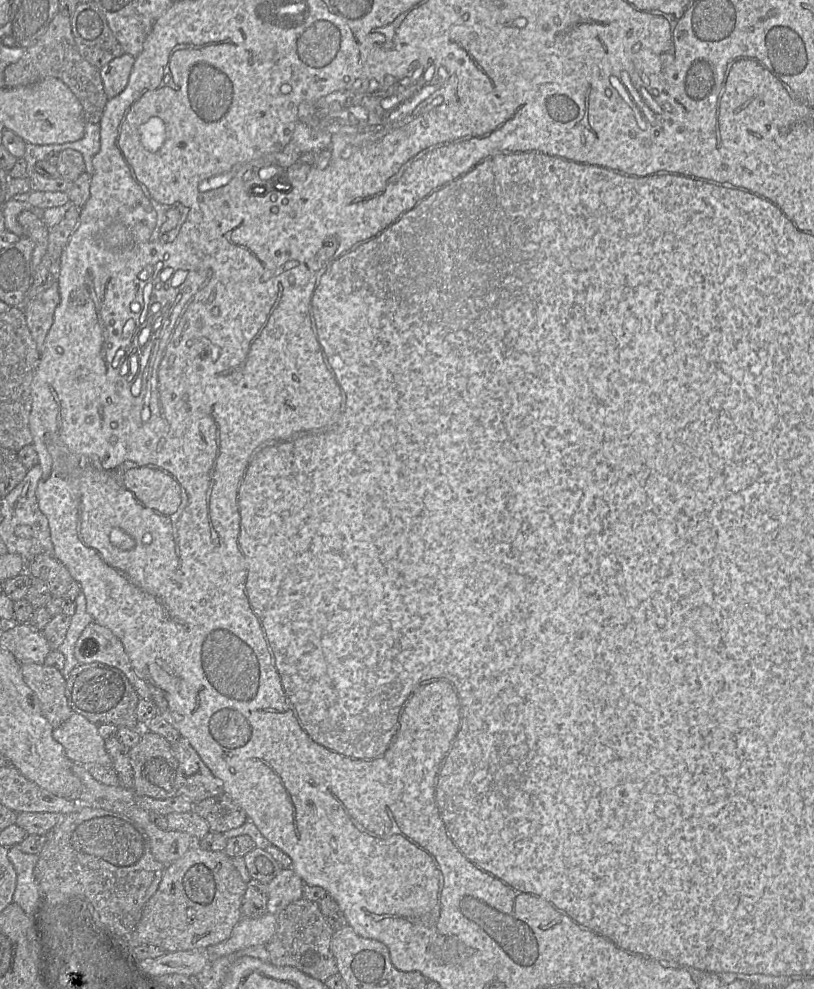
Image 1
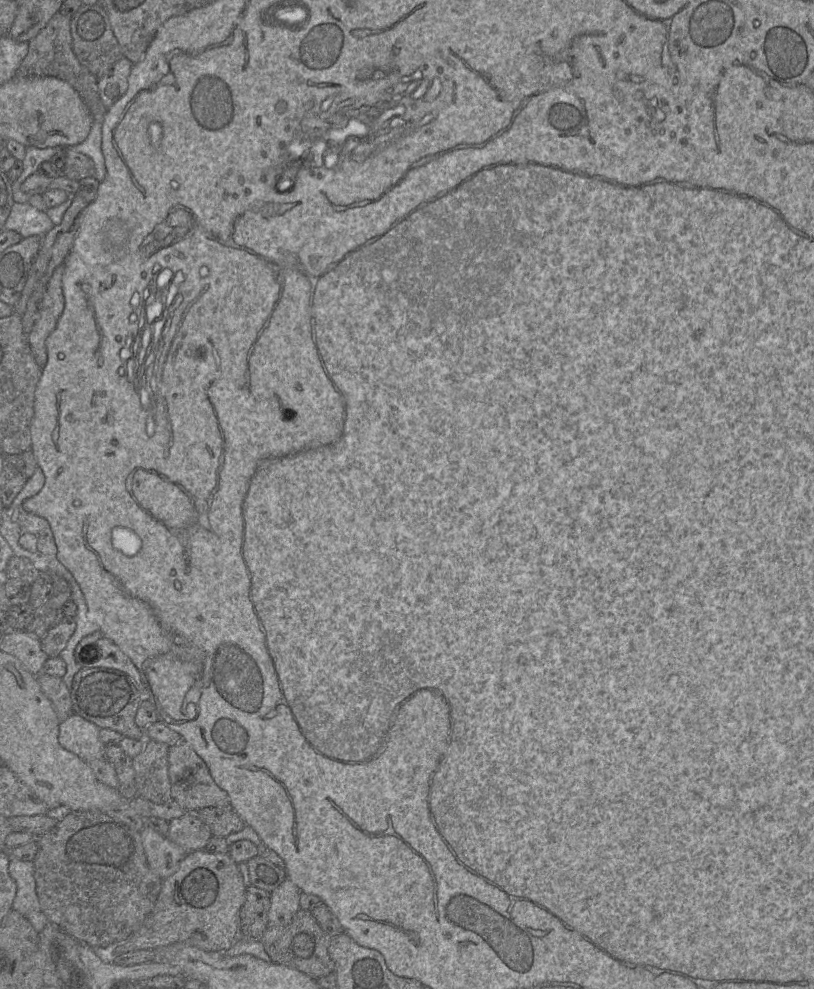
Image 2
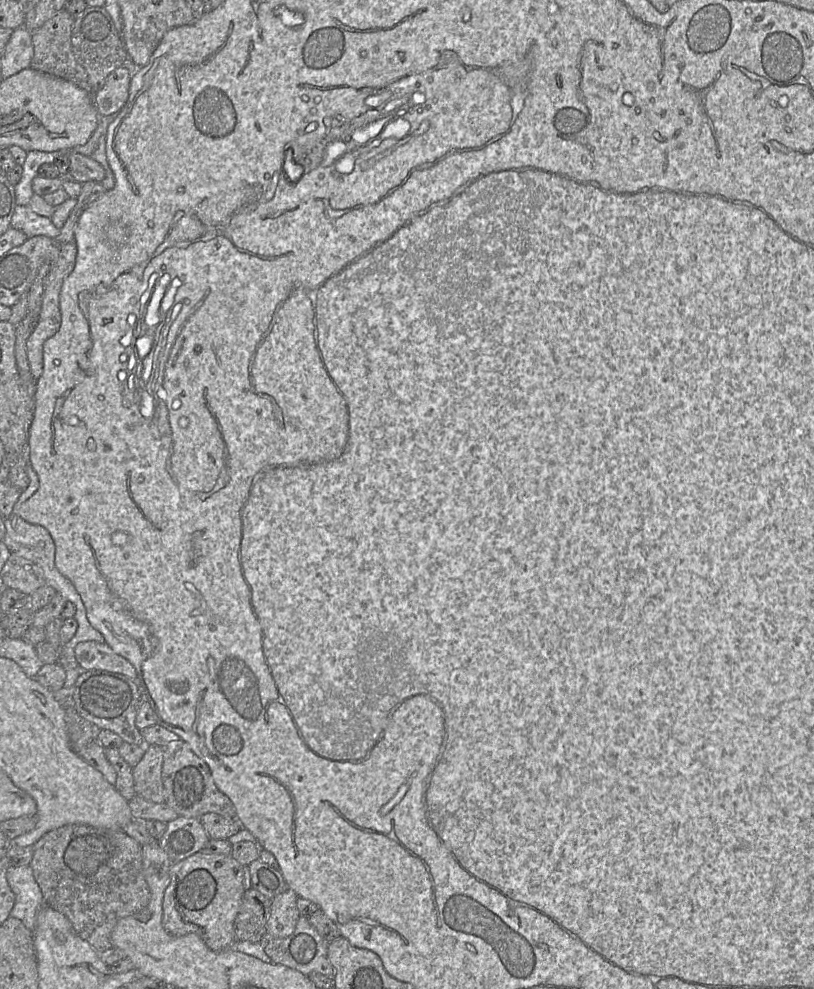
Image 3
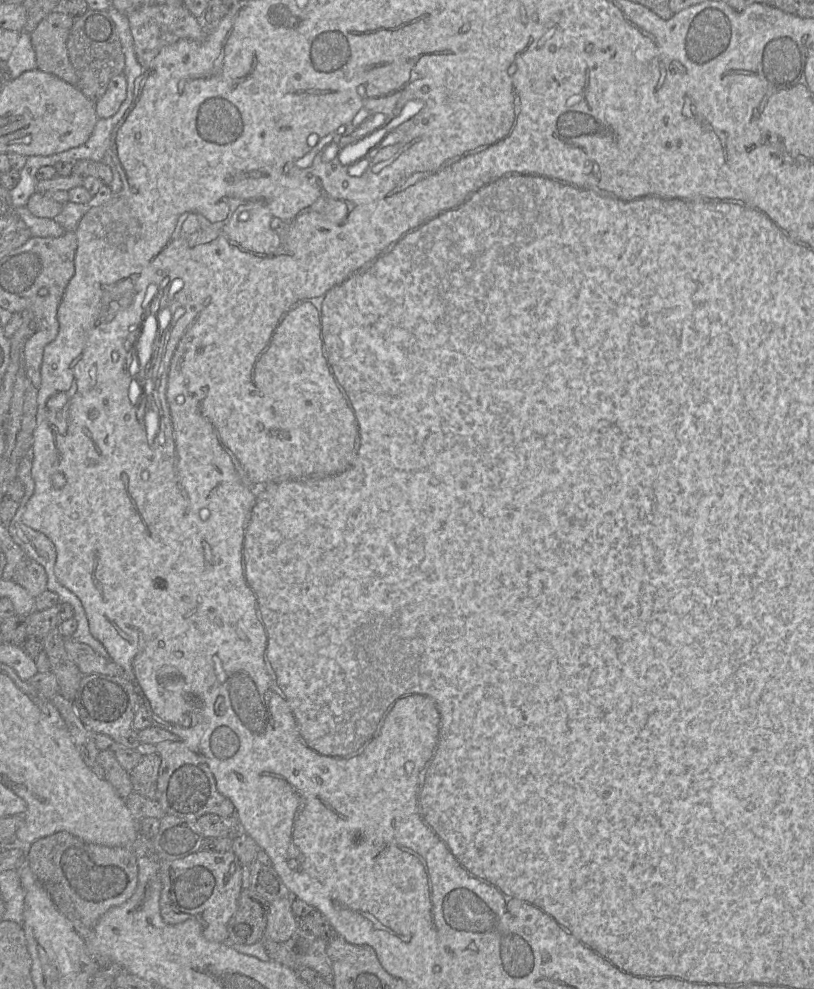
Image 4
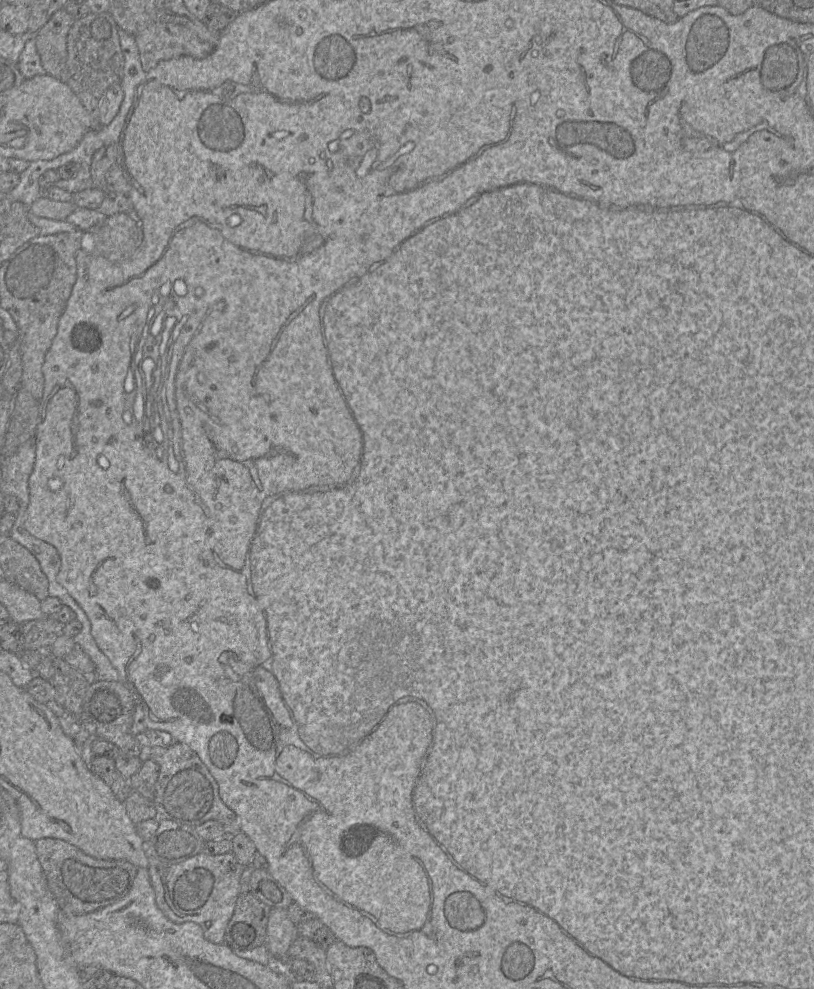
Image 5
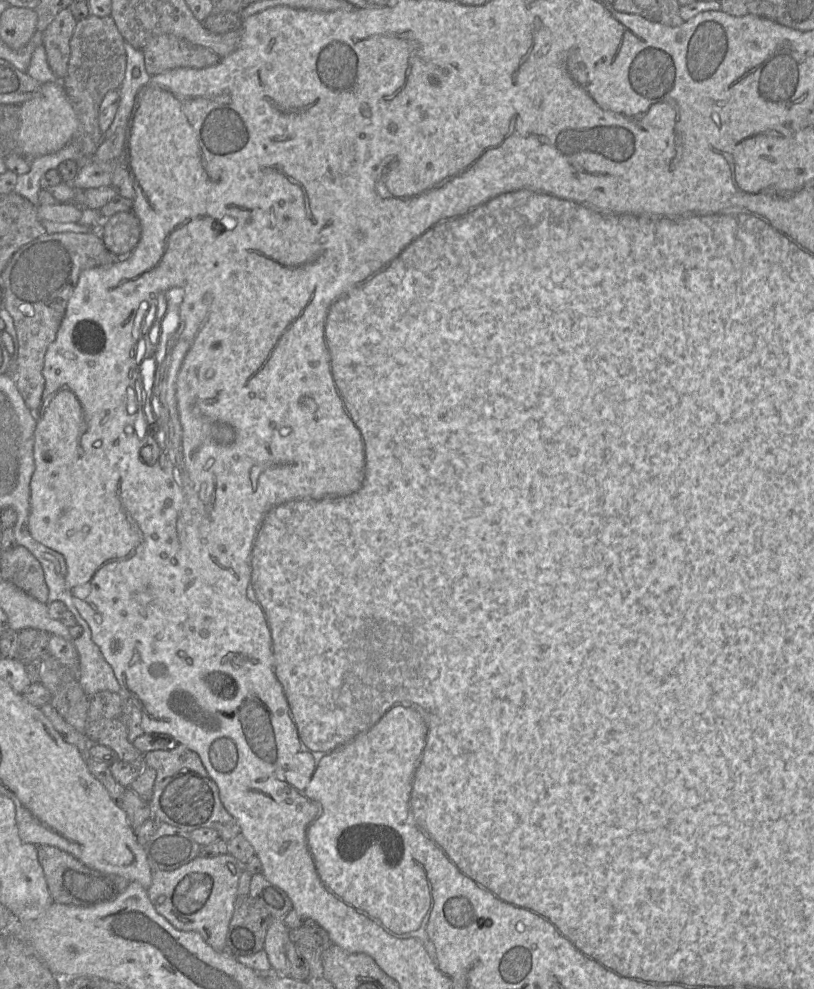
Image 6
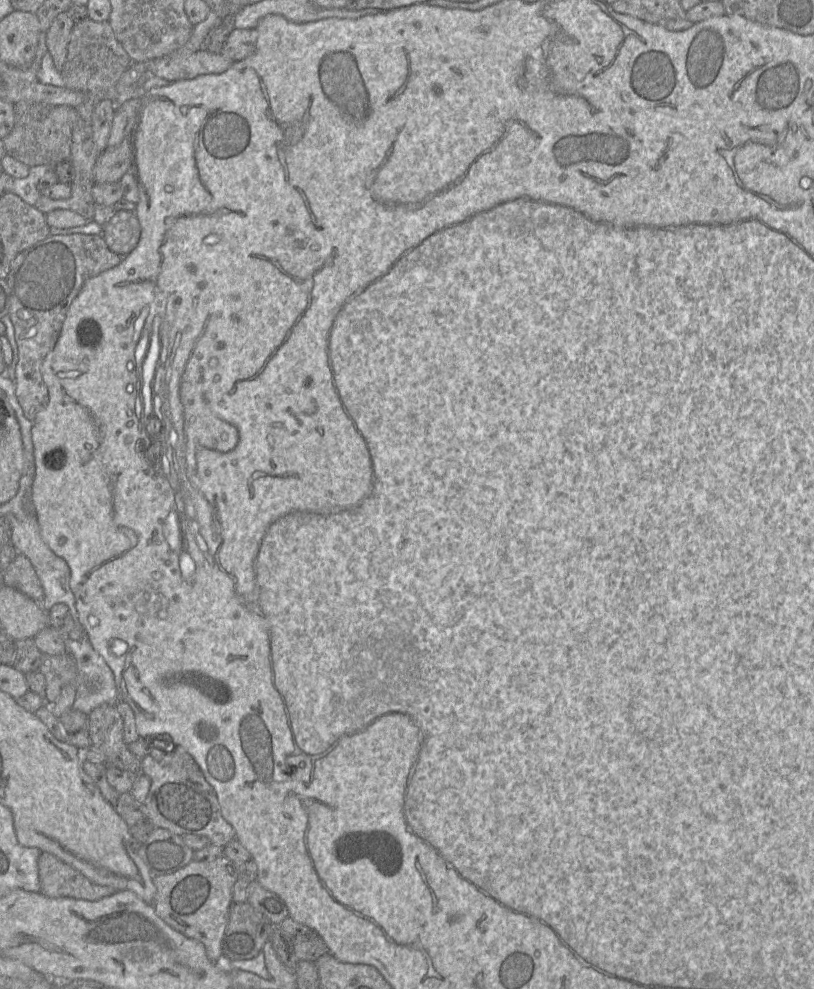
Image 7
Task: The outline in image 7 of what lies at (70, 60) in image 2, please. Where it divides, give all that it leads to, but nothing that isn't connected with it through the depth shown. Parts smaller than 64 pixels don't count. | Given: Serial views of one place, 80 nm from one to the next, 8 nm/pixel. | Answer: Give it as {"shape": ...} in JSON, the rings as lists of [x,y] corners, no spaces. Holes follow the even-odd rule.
{"shape":[[[67,12],[60,13],[53,20],[46,33],[46,47],[58,71],[62,71],[67,58],[67,49],[74,22]]]}

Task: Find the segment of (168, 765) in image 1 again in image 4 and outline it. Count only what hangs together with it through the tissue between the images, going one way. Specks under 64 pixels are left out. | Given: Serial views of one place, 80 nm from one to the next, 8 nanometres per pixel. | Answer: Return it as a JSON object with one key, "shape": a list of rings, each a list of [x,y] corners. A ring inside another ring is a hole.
{"shape":[[[157,752],[142,756],[138,765],[132,769],[130,780],[133,791],[151,800],[157,800],[157,781],[161,758]]]}

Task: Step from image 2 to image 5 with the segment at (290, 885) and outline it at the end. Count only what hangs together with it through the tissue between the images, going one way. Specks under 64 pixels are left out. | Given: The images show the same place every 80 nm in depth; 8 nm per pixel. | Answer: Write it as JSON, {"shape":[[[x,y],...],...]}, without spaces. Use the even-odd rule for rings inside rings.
{"shape":[[[272,908],[266,936],[266,947],[271,957],[287,960],[288,950],[297,936],[296,925],[289,919],[287,909]]]}

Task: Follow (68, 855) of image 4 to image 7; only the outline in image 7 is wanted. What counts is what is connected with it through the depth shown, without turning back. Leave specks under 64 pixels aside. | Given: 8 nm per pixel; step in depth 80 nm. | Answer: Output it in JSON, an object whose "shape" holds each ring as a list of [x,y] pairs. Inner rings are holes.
{"shape":[[[42,851],[39,860],[40,892],[51,898],[97,901],[116,890],[90,881],[78,870],[55,855]]]}

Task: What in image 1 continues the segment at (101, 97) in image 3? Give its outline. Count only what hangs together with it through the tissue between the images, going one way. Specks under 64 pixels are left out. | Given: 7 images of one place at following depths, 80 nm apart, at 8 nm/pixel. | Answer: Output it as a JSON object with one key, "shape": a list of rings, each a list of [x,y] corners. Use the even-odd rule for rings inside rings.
{"shape":[[[125,52],[100,69],[104,91],[108,99],[117,96],[125,89],[134,62],[135,57]]]}

